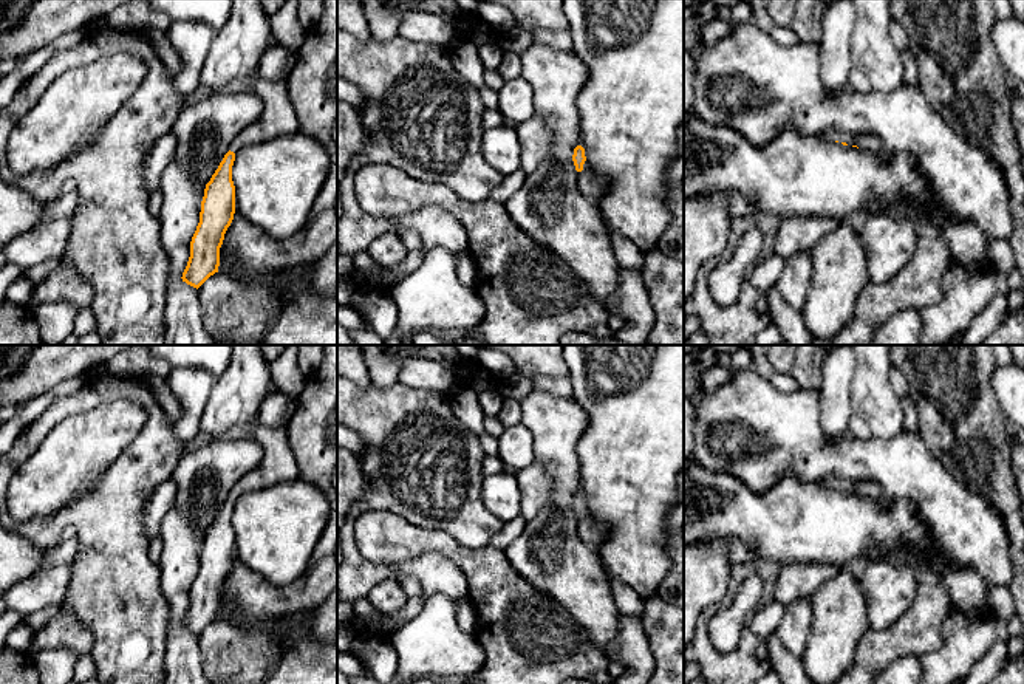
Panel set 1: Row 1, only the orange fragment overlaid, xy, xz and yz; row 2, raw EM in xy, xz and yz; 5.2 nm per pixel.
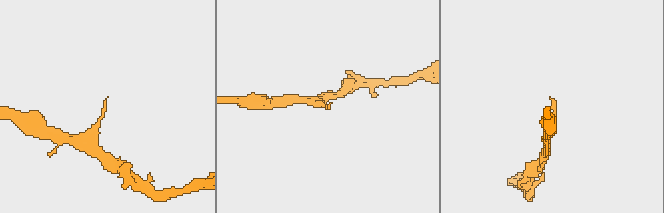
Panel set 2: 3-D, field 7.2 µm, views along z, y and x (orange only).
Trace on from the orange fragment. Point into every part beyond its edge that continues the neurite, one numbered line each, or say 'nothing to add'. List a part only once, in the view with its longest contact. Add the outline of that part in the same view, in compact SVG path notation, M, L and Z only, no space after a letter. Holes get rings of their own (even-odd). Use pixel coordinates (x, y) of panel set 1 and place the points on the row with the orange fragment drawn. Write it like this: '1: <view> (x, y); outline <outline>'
1: xz (590, 186); outline M588 159L583 164L583 170L579 172L577 184L588 198L597 198L605 192L605 184L592 175Z

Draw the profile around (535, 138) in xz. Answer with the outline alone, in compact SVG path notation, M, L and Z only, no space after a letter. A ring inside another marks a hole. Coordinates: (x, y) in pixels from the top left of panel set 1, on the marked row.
M534 115L517 125L517 135L520 139L520 169L529 175L549 156L552 132L541 118Z

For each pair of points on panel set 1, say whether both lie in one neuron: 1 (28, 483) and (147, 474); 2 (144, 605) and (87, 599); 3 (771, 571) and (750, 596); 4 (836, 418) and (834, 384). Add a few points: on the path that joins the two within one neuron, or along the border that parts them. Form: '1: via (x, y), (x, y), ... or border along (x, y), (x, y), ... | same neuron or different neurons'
1: border along (124, 451), (92, 488), (71, 500) | different neurons
2: via (130, 605), (118, 599), (101, 599) | same neuron
3: border along (764, 584), (755, 574), (750, 574), (729, 599) | different neurons
4: via (836, 410), (836, 392) | same neuron

